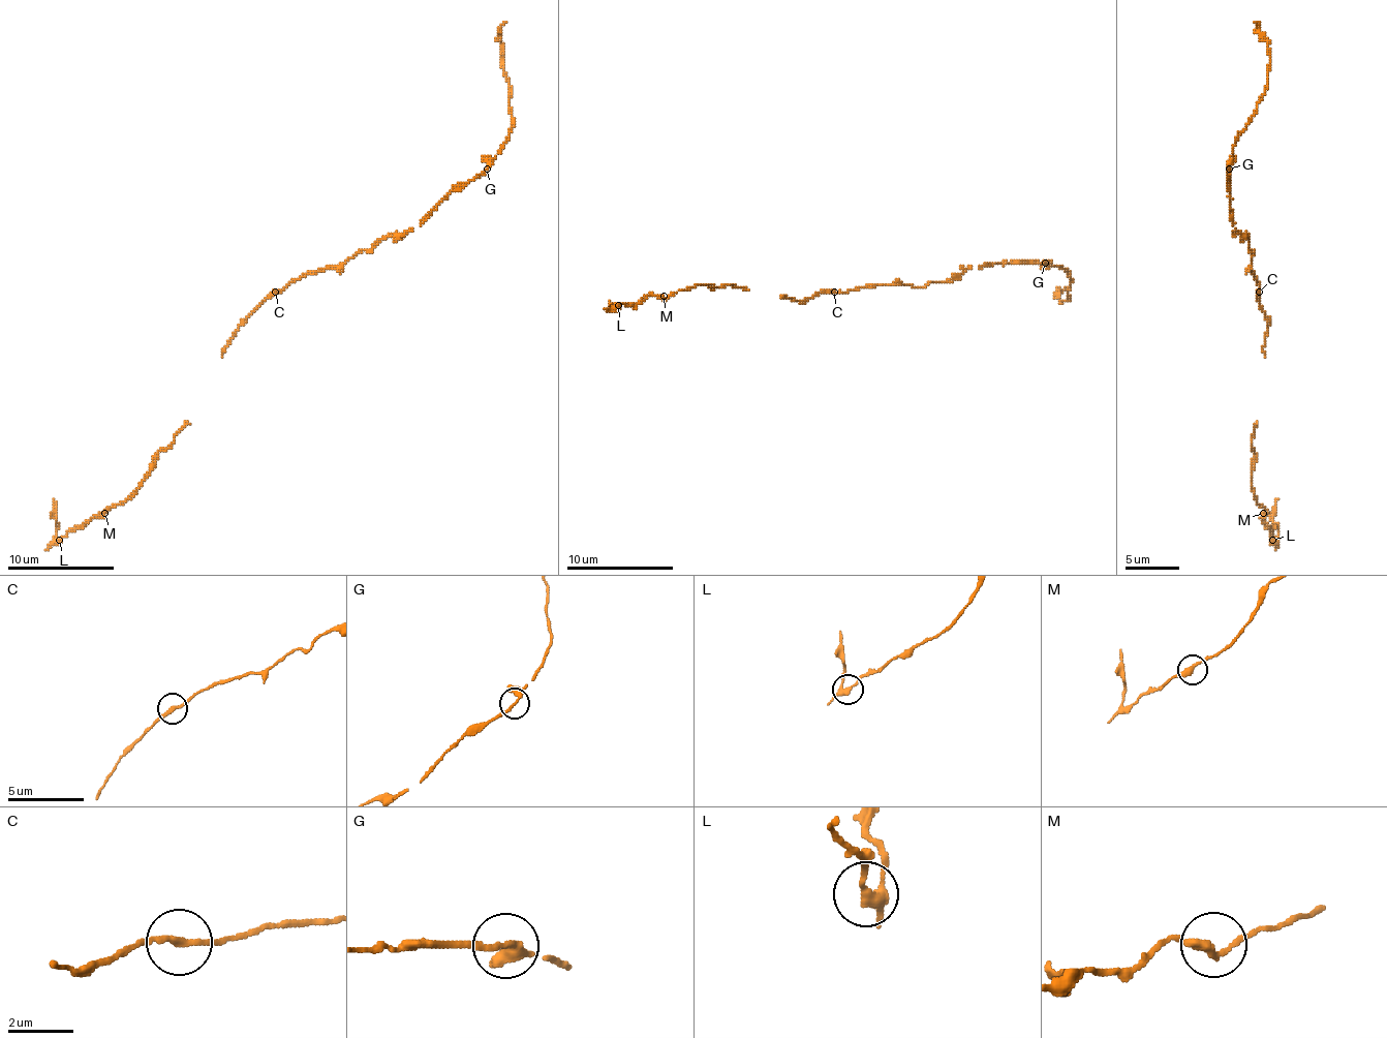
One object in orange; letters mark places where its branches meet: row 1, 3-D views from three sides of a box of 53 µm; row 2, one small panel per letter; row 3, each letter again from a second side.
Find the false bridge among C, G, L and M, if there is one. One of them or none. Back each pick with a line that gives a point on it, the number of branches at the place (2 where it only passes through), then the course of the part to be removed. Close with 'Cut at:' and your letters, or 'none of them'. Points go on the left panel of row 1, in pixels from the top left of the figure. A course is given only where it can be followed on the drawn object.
L: Place: (59, 540). Branches: 3. Course of the part to remove: (59, 539), (54, 499)
Cut at: L

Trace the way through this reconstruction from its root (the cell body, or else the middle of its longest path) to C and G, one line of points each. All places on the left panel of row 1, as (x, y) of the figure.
C: (291, 279), (276, 293)
G: (291, 279), (340, 269), (382, 239), (402, 237), (421, 225), (453, 190), (461, 190), (488, 170)

